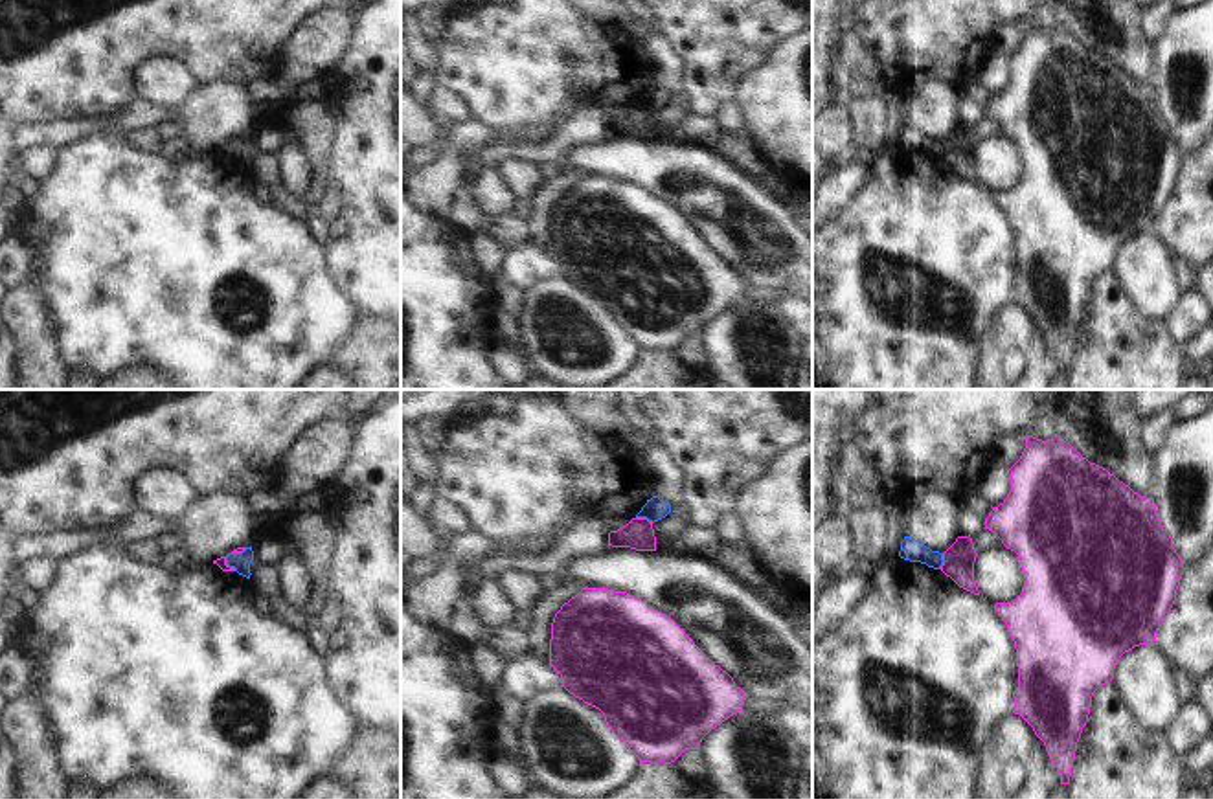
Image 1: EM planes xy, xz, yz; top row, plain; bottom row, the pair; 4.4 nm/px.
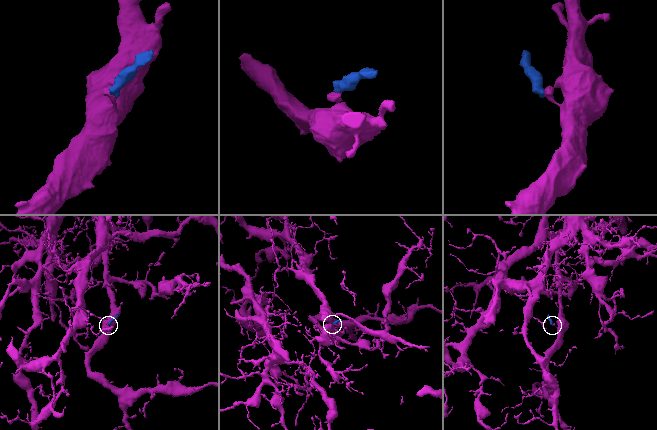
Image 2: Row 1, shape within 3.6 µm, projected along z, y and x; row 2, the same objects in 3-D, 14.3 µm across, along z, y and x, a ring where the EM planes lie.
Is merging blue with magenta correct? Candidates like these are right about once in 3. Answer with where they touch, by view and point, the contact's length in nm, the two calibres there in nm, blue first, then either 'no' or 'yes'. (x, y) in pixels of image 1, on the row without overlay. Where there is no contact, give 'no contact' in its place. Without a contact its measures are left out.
xz (646, 105) | 80 nm | 100/140 nm | no

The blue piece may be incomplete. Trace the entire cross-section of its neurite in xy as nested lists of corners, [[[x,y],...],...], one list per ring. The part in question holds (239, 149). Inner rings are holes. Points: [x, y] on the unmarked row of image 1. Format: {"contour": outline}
{"contour": [[[252,134],[243,141],[228,141],[226,154],[233,156],[239,163],[250,167],[250,152],[254,149]]]}

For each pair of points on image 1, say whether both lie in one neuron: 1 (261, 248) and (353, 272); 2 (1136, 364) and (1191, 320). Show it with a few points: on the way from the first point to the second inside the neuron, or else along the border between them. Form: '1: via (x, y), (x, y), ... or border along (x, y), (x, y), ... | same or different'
1: border along (324, 248), (328, 276), (348, 302) | different
2: border along (1166, 324), (1180, 346) | different

